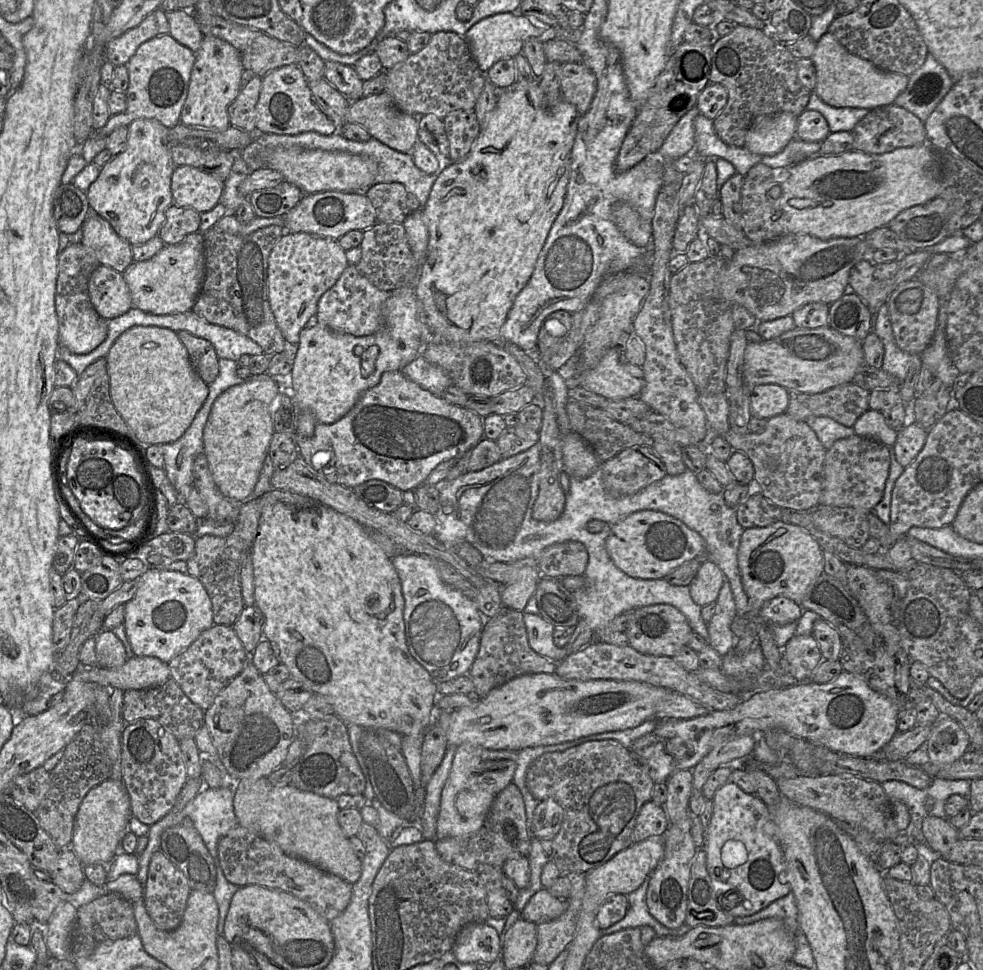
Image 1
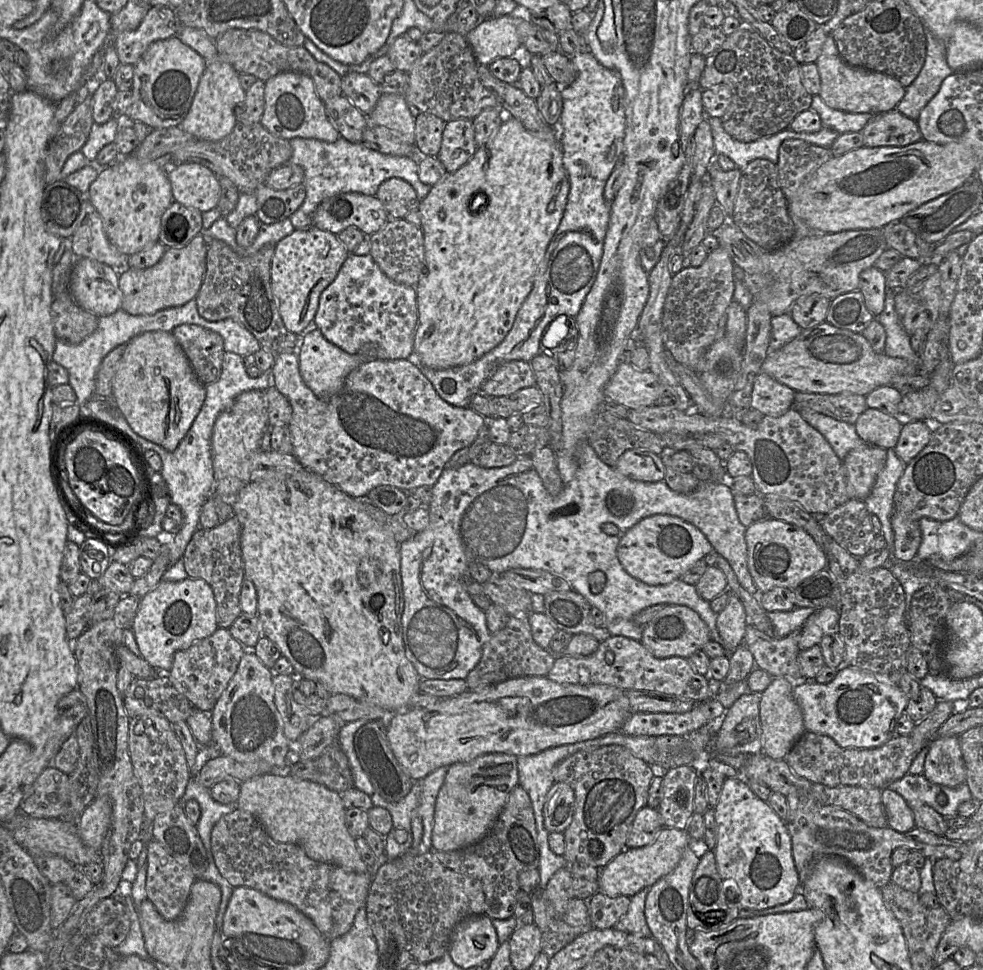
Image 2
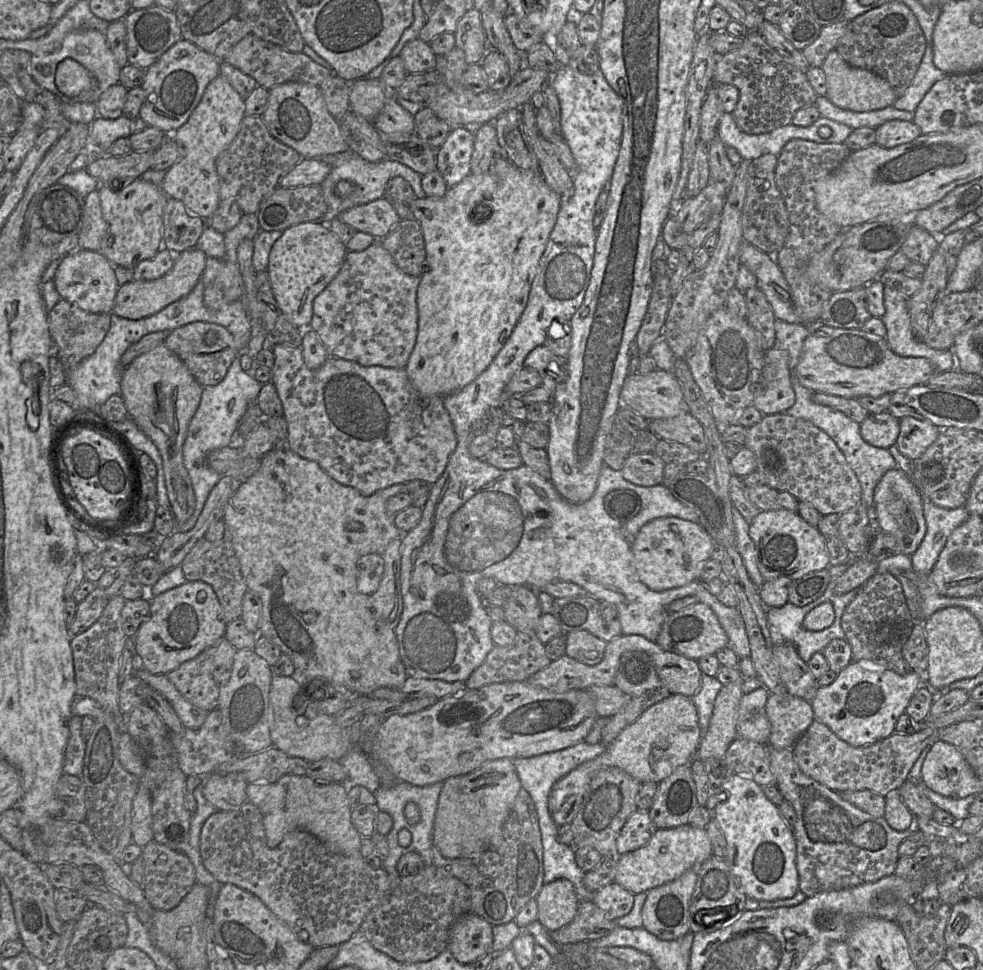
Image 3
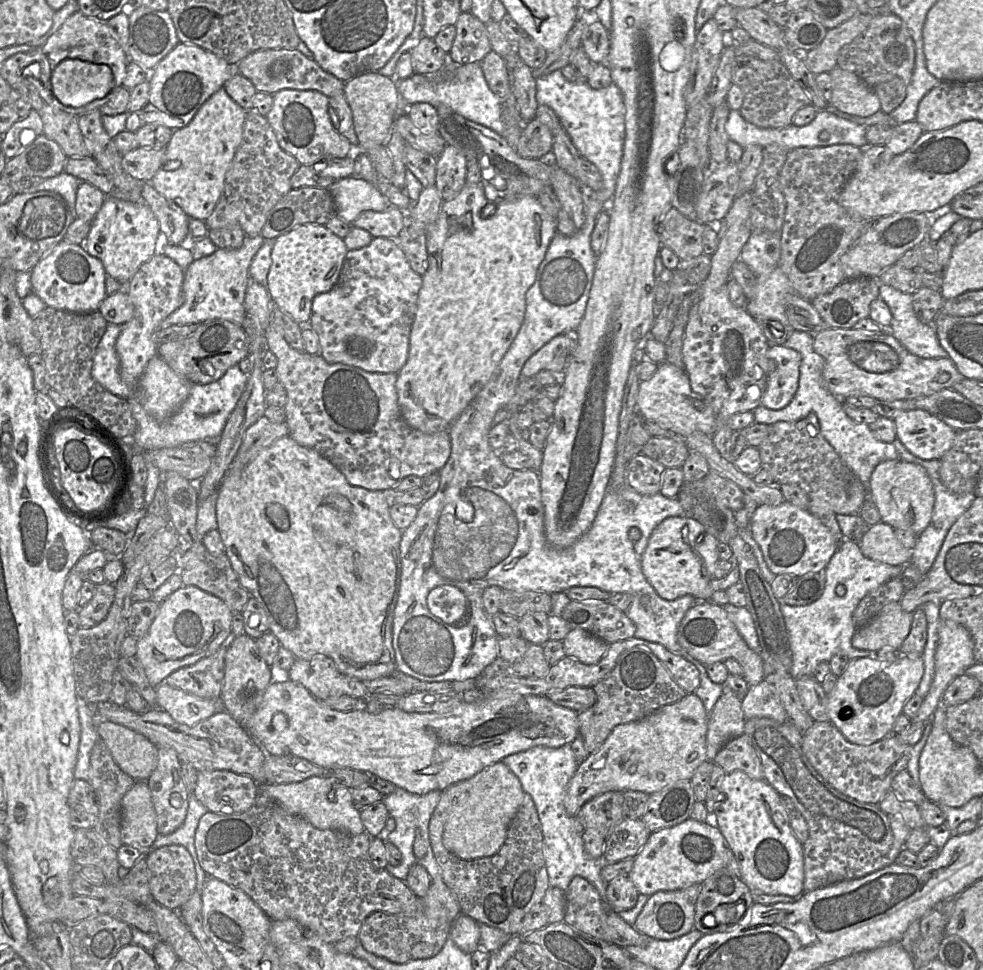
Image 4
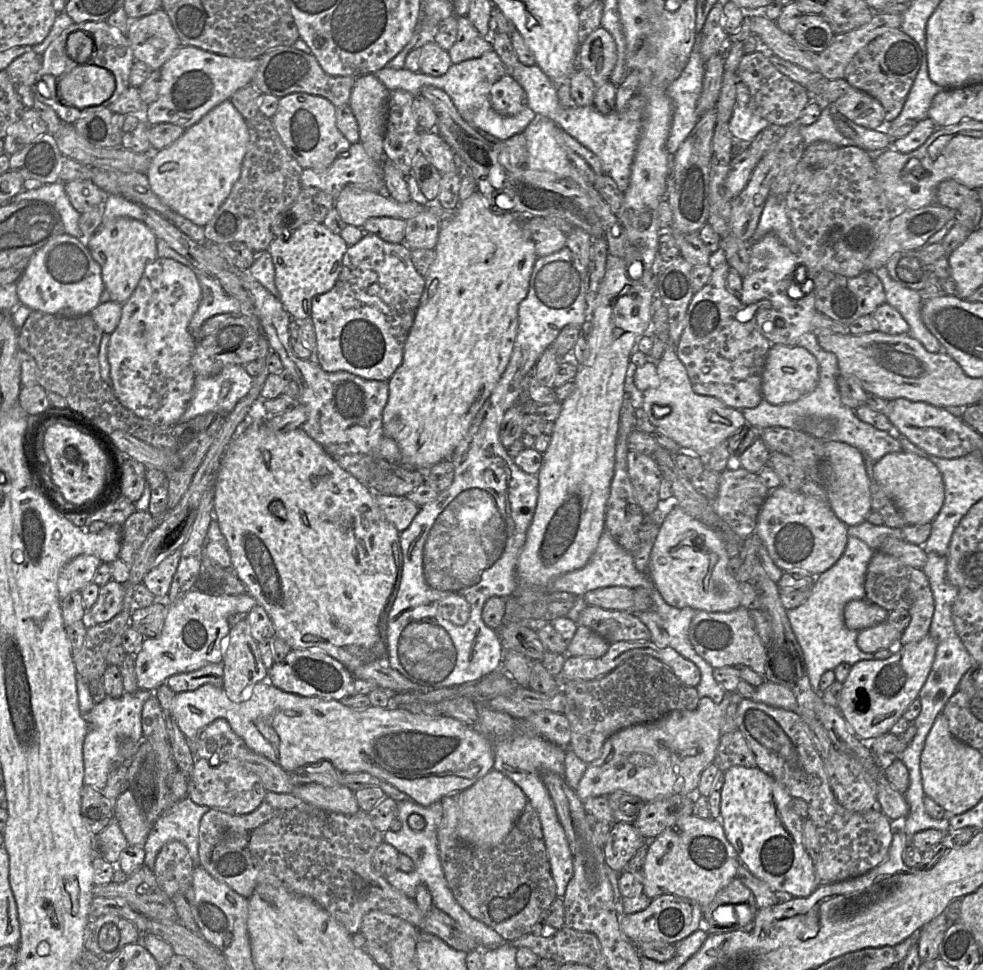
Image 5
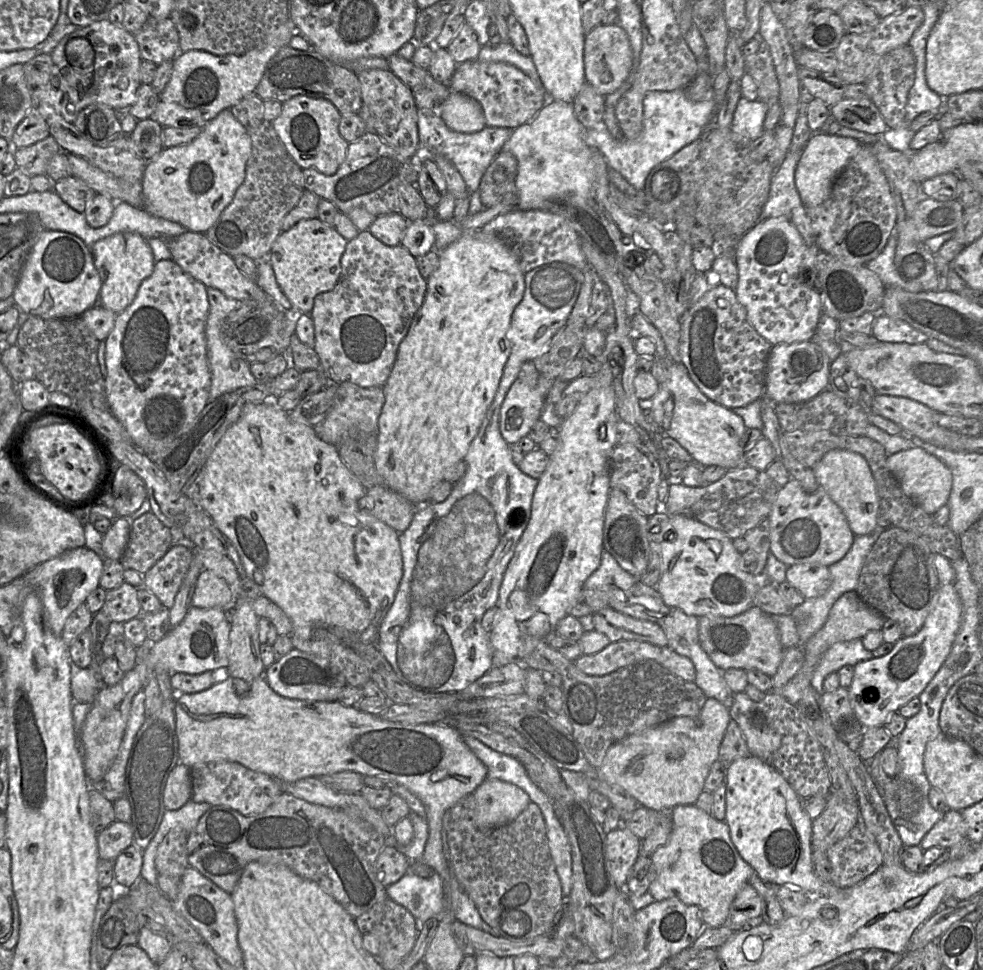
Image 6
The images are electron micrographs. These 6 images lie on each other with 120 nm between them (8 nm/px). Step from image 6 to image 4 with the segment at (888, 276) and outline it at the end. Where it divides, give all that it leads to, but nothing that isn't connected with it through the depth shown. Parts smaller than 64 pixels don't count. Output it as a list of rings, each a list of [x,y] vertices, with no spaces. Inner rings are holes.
[[[880,283],[879,296],[892,314],[887,330],[908,352],[921,358],[949,358],[938,341],[934,325],[924,324],[917,318],[911,294]]]

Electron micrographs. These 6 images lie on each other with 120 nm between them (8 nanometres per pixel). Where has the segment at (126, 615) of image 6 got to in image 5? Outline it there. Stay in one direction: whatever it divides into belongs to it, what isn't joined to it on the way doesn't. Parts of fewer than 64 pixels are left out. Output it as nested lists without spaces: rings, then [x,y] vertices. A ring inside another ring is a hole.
[[[111,579],[100,586],[96,602],[87,610],[86,620],[90,624],[102,624],[111,620],[121,611],[124,596],[125,585]]]

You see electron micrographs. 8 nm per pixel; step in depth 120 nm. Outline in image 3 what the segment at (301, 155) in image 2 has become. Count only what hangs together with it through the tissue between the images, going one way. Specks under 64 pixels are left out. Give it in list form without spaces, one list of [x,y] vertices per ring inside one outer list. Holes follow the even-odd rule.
[[[351,149],[345,152],[327,155],[323,158],[315,159],[323,159],[331,167],[329,174],[320,184],[322,194],[326,202],[327,211],[323,219],[319,222],[326,223],[328,227],[329,222],[338,217],[343,211],[384,197],[386,184],[391,178],[395,176],[403,177],[410,184],[417,198],[422,199],[427,197],[421,185],[422,176],[400,162],[384,159],[377,163],[371,163],[358,156],[358,154]],[[341,180],[348,180],[354,185],[353,192],[345,198],[340,198],[335,193],[335,186]]]

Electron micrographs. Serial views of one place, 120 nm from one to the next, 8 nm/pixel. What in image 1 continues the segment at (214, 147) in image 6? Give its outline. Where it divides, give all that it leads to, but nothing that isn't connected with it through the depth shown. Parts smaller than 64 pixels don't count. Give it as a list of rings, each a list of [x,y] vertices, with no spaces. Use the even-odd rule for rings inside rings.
[[[205,36],[196,55],[191,72],[188,95],[183,106],[180,122],[188,127],[226,130],[229,128],[229,107],[241,90],[244,67],[239,52],[228,42]],[[183,165],[174,169],[171,191],[177,206],[208,212],[221,202],[223,190],[222,180],[195,167]]]

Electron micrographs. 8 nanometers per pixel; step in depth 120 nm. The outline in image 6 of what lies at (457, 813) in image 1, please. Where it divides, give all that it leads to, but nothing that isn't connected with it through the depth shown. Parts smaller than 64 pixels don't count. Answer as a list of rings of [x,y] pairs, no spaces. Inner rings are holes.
[[[486,778],[472,794],[476,803],[474,822],[480,828],[506,825],[530,803],[523,789],[499,779]]]

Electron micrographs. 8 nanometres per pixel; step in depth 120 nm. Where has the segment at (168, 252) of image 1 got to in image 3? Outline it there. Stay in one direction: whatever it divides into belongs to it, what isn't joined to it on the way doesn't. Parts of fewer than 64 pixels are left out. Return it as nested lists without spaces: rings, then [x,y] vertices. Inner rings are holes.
[[[196,247],[175,253],[174,265],[164,276],[149,281],[132,280],[118,286],[112,313],[126,319],[138,320],[150,317],[169,304],[188,295],[202,281],[206,270],[206,254]]]

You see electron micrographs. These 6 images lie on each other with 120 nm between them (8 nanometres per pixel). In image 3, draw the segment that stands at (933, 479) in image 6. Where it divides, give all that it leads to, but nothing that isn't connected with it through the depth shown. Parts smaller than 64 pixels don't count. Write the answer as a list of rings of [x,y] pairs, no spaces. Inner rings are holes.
[[[899,468],[887,471],[875,487],[873,507],[880,530],[896,539],[897,553],[913,554],[920,546],[927,528],[923,513],[923,496],[909,476]]]

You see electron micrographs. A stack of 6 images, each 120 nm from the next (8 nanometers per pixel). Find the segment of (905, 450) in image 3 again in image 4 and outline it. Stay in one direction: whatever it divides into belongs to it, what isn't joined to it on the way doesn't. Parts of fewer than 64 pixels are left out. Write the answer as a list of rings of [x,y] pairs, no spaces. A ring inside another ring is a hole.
[[[920,409],[901,412],[893,421],[897,438],[911,454],[923,460],[939,460],[951,448],[957,433],[942,420]]]

